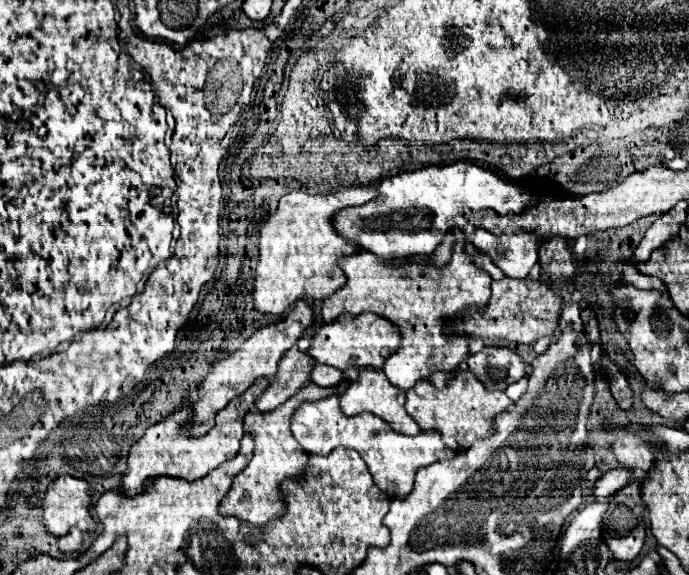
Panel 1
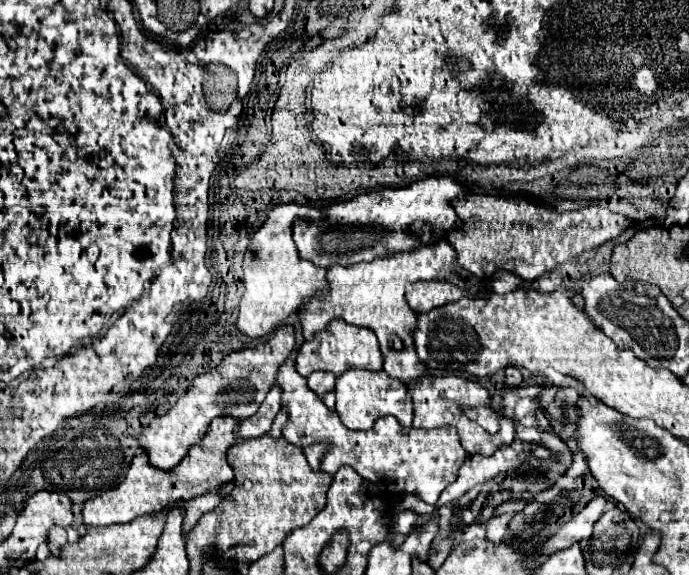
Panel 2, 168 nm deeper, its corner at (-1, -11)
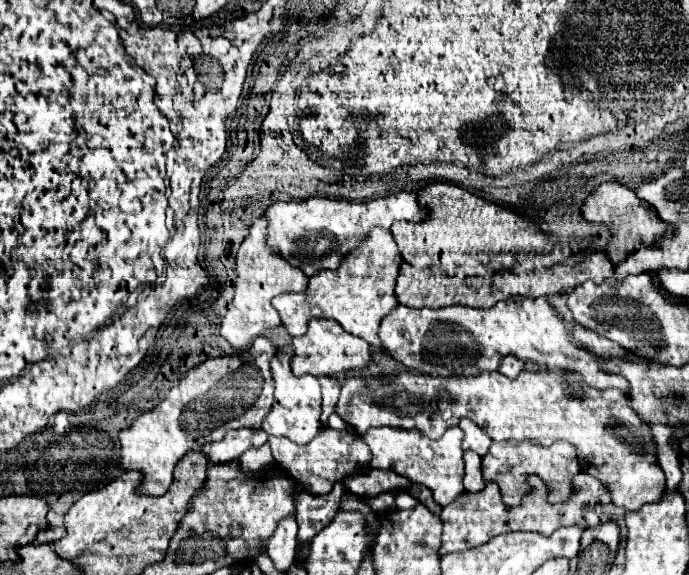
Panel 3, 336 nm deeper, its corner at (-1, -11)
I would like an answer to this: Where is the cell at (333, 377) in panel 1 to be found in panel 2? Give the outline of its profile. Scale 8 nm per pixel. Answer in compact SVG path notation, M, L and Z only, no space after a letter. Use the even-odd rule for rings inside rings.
M316 371L308 377L308 387L316 393L316 395L324 395L326 391L332 391L334 389L334 383L336 383L336 377L328 371Z

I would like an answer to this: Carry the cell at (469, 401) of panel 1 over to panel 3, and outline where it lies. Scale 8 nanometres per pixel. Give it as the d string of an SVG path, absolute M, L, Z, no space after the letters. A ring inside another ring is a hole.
M460 419L458 427L464 431L464 451L474 451L478 455L488 453L492 439L480 427L476 427L476 423L472 423L470 419Z

